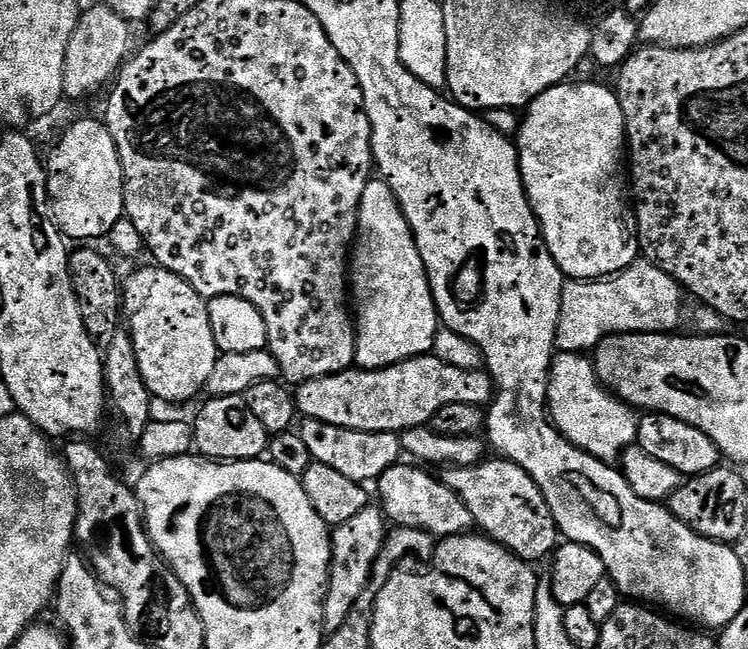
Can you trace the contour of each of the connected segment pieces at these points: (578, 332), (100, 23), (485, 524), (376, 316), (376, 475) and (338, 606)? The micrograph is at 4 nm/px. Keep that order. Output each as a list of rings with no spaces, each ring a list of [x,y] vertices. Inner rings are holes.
[[[643,258],[602,280],[569,279],[560,299],[556,348],[562,352],[584,354],[617,332],[675,333],[684,316],[684,300],[686,293],[679,282]]]
[[[104,2],[79,13],[74,34],[70,34],[70,42],[66,46],[66,62],[62,70],[62,86],[67,99],[80,100],[98,91],[104,83],[107,85],[119,73],[130,56],[128,28],[129,21]]]
[[[485,458],[465,468],[445,467],[442,479],[454,494],[458,494],[458,498],[462,498],[466,510],[470,510],[473,525],[488,539],[497,540],[502,547],[513,552],[519,560],[547,561],[561,543],[560,528],[554,522],[554,514],[550,514],[550,506],[546,506],[546,498],[542,498],[542,490],[538,490],[534,478],[530,478],[522,466],[503,458]]]
[[[379,178],[369,180],[362,190],[356,239],[350,252],[350,300],[354,305],[356,326],[355,367],[378,370],[432,352],[434,338],[442,327],[442,321],[432,297],[426,266],[422,262],[422,254],[418,254],[410,222],[406,214],[402,214],[398,198],[394,198],[394,190],[390,190],[388,183]]]
[[[307,418],[301,419],[298,431],[302,442],[310,450],[313,461],[322,466],[331,466],[354,482],[365,486],[379,481],[390,466],[401,463],[400,437],[394,432],[363,432],[362,430],[346,430],[342,426],[330,426],[330,422],[318,422]]]
[[[379,506],[363,508],[354,518],[335,525],[331,529],[332,565],[328,571],[328,591],[324,594],[324,630],[325,633],[338,630],[342,622],[346,622],[346,614],[350,614],[350,606],[358,599],[358,594],[366,590],[366,582],[372,573],[374,562],[388,537],[390,521]]]

